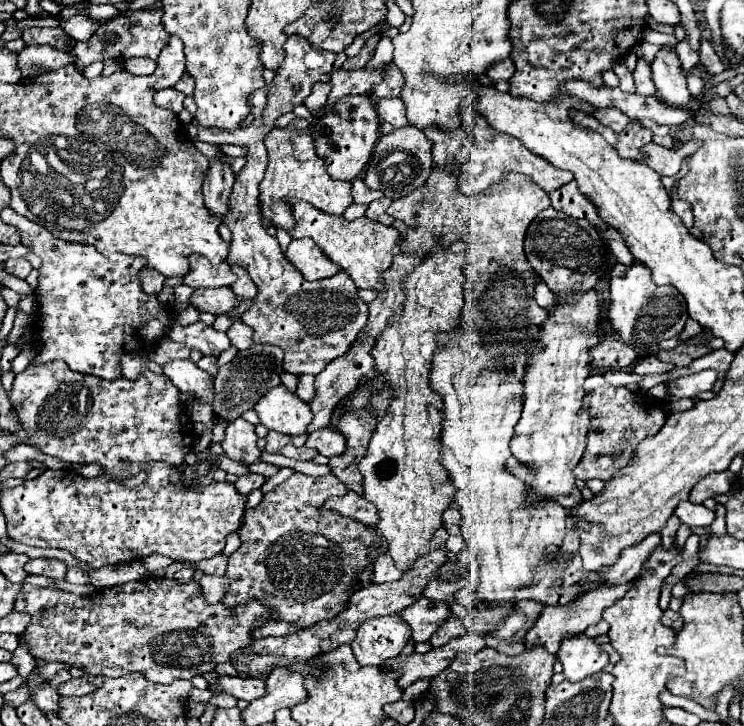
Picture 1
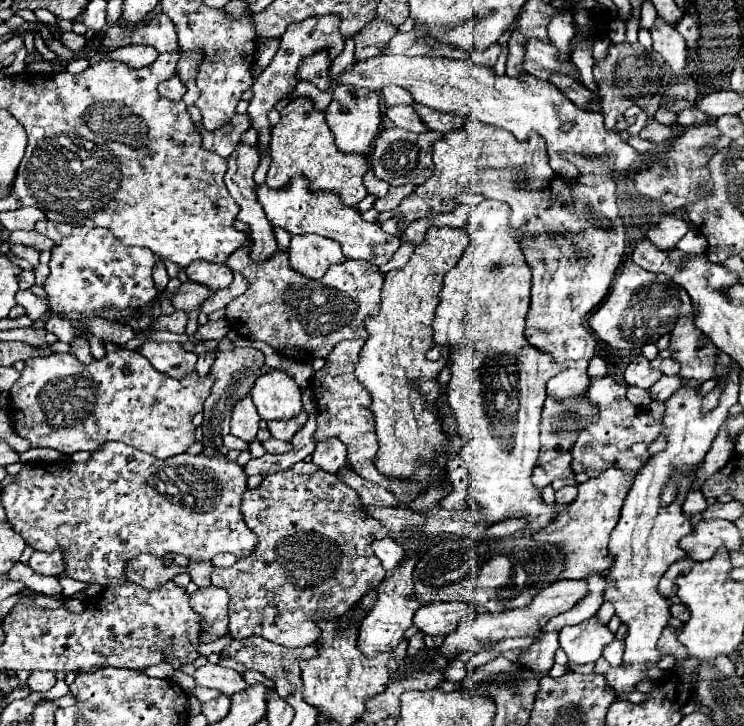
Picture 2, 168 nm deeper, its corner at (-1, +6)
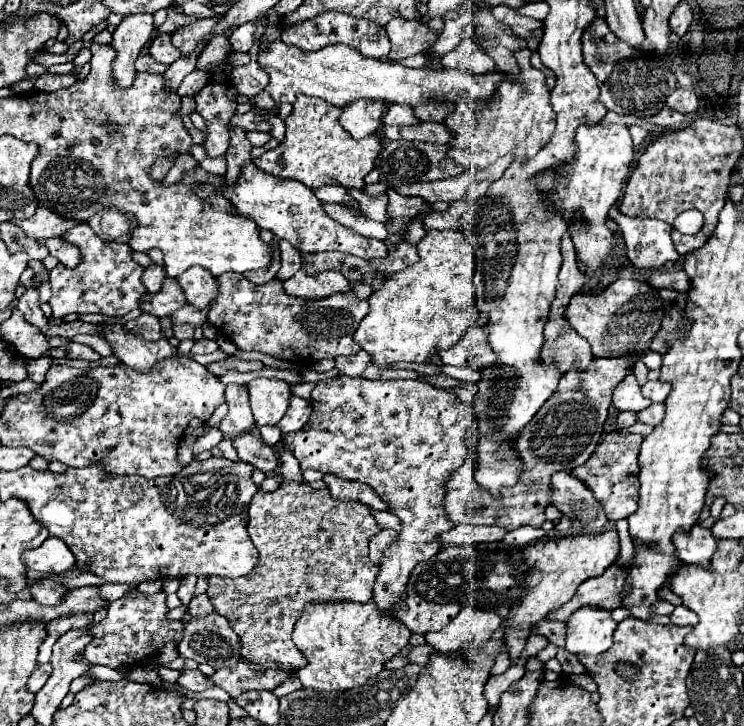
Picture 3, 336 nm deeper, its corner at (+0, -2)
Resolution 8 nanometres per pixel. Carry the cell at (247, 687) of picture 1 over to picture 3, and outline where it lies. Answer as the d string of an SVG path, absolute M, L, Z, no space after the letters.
M183 670L183 676L177 680L179 686L191 690L191 692L203 692L203 690L209 690L209 688L215 688L215 684L205 676L201 674L199 670Z

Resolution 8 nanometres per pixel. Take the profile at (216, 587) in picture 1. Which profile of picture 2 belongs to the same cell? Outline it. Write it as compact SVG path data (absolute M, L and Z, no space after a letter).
M200 588L190 594L190 606L202 616L202 642L228 636L228 594L222 588Z

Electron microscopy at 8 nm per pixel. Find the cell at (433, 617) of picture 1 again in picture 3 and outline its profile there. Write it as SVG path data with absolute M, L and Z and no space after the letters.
M465 608L439 632L427 632L425 640L437 652L449 654L459 648L479 648L491 634L501 628L501 618L497 614L479 610L479 608Z

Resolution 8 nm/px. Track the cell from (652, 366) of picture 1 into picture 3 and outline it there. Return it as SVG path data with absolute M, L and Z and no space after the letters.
M627 374L617 384L617 388L613 390L613 404L615 404L617 410L635 410L635 412L639 412L645 406L649 406L651 400L641 394L641 386L637 384L635 374Z

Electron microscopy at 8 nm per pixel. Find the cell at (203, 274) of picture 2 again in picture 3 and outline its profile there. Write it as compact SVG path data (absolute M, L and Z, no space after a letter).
M191 266L189 270L185 270L177 278L177 282L185 290L187 302L197 306L197 308L201 308L201 310L209 308L211 302L217 298L219 282L209 270L201 268L201 266Z

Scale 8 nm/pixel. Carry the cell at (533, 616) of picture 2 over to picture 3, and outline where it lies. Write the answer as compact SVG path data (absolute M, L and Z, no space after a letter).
M613 564L603 576L589 578L587 582L583 582L567 604L547 614L547 620L567 622L569 616L583 606L595 606L599 610L613 610L621 606L619 594L621 594L623 582L625 582L625 572L619 570L617 564Z

